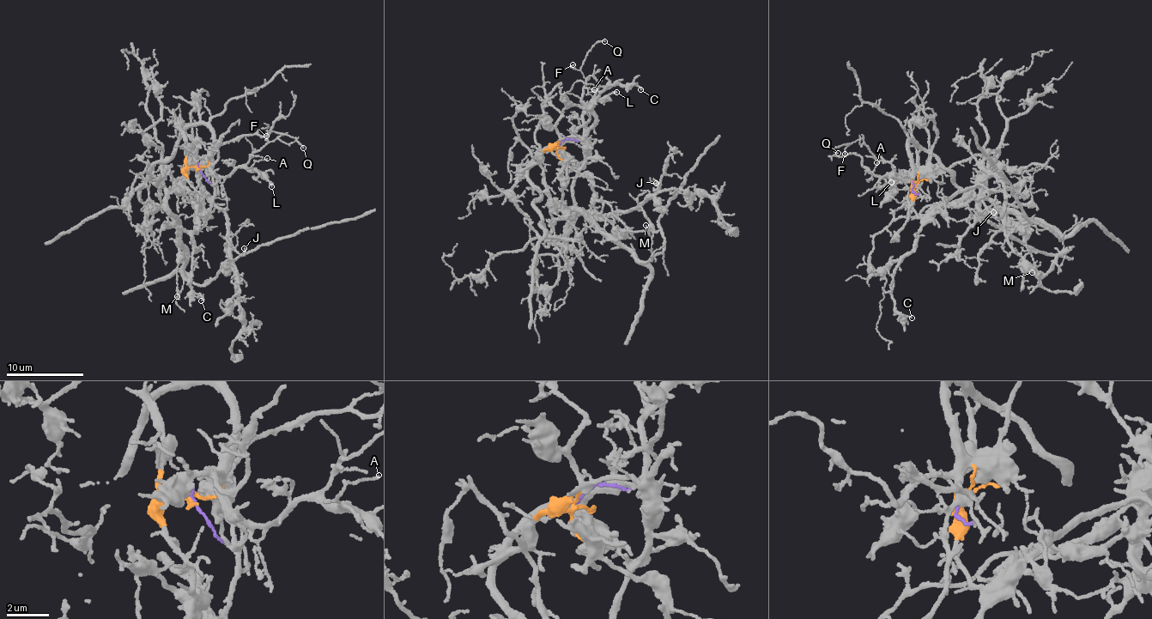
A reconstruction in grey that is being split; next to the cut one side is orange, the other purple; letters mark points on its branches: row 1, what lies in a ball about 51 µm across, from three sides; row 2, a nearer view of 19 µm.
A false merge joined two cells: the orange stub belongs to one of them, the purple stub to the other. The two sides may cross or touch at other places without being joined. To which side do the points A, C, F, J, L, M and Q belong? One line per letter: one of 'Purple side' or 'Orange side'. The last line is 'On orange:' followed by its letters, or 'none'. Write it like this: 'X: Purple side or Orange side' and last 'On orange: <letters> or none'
A: Purple side
C: Orange side
F: Purple side
J: Orange side
L: Purple side
M: Orange side
Q: Purple side
On orange: C, J, M

